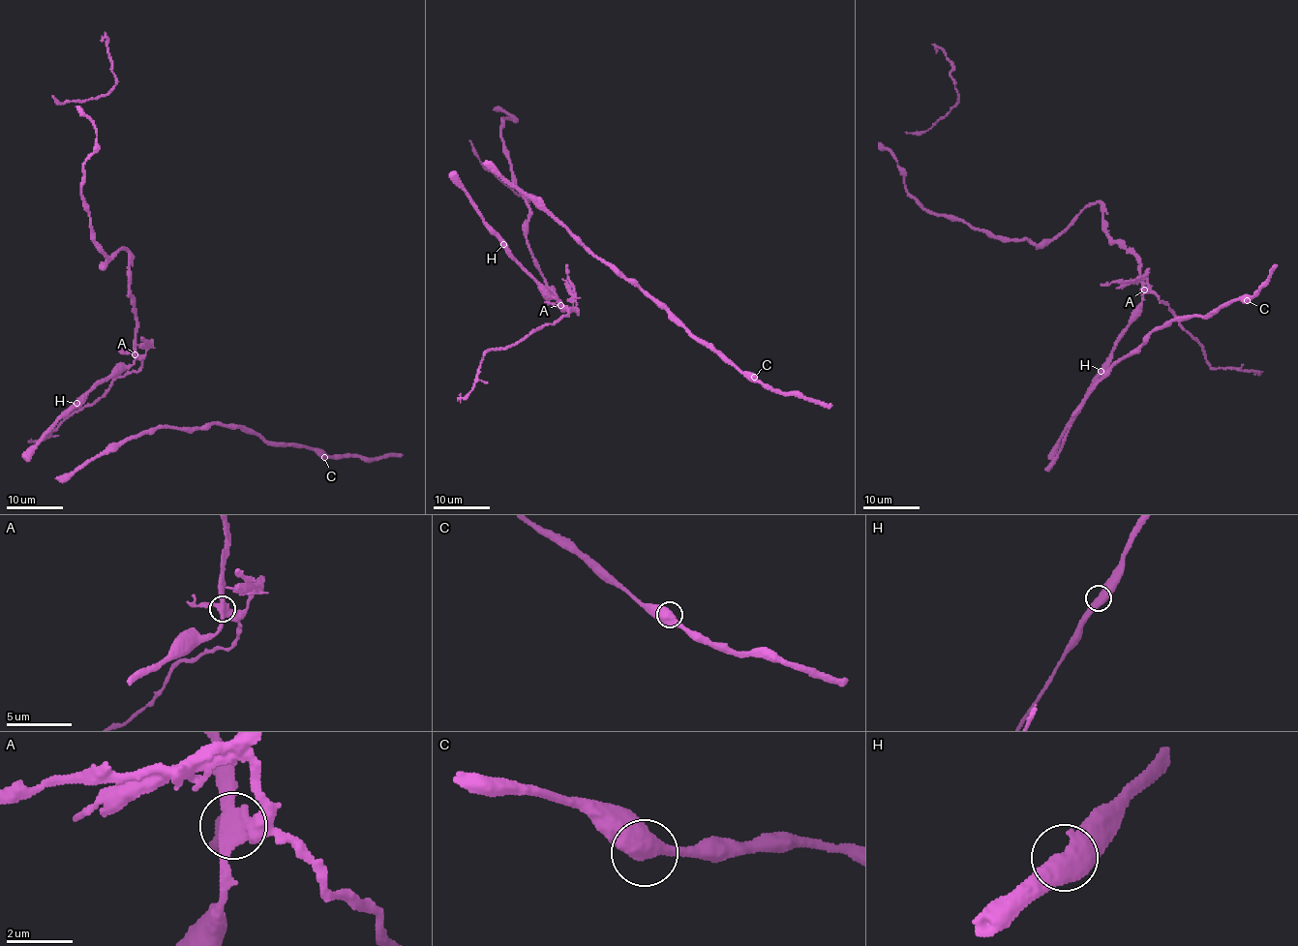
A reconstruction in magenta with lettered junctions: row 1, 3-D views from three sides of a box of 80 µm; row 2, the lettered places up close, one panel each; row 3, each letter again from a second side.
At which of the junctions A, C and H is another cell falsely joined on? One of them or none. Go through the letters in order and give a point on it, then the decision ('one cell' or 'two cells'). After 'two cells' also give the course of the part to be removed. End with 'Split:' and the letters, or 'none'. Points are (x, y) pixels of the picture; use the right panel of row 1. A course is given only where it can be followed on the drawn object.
A: place (1144, 289); two cells; course (1143, 290), (1152, 292), (1166, 303), (1186, 330), (1196, 339), (1212, 367), (1258, 373), (1253, 374)
C: place (1247, 300); one cell
H: place (1101, 371); one cell
Split: A

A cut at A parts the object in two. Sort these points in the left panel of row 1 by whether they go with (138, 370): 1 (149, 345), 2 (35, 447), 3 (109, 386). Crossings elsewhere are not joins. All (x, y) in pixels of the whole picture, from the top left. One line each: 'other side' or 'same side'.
1: same side
2: other side
3: same side

